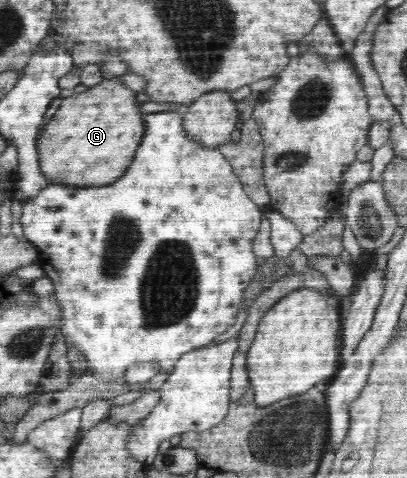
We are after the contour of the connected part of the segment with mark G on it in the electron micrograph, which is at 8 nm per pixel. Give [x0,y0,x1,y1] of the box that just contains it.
[35,79,147,187]

